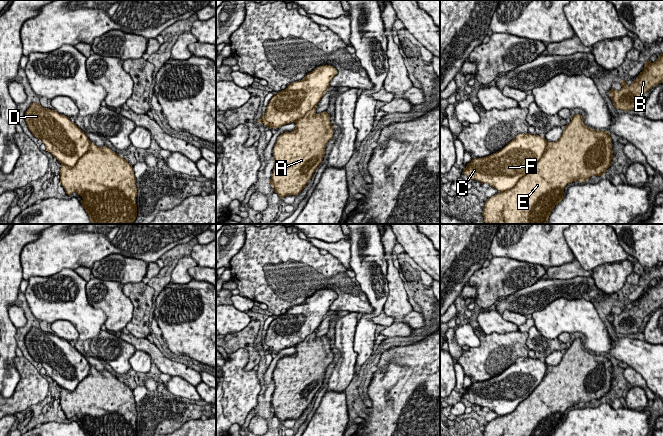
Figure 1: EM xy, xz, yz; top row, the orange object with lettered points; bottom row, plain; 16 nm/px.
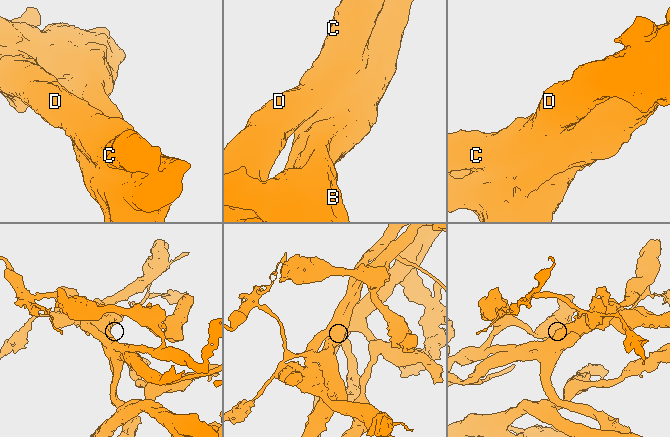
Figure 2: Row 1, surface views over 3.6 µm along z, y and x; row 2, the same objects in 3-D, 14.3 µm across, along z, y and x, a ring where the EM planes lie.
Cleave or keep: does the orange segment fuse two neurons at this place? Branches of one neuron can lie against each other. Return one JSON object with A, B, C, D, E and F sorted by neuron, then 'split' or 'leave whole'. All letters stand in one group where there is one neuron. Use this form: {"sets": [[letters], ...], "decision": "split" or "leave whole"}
{"sets": [["A", "B", "E"], ["C", "D", "F"]], "decision": "split"}

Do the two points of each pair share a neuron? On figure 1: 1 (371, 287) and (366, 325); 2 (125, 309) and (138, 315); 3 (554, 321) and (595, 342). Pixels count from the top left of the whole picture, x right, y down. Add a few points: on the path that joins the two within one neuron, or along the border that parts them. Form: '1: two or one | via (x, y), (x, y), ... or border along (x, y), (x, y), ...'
1: one | via (376, 296), (376, 311), (371, 316)
2: two | border along (123, 290), (132, 304), (132, 319), (126, 326)
3: one | via (565, 321), (577, 321), (587, 331)

